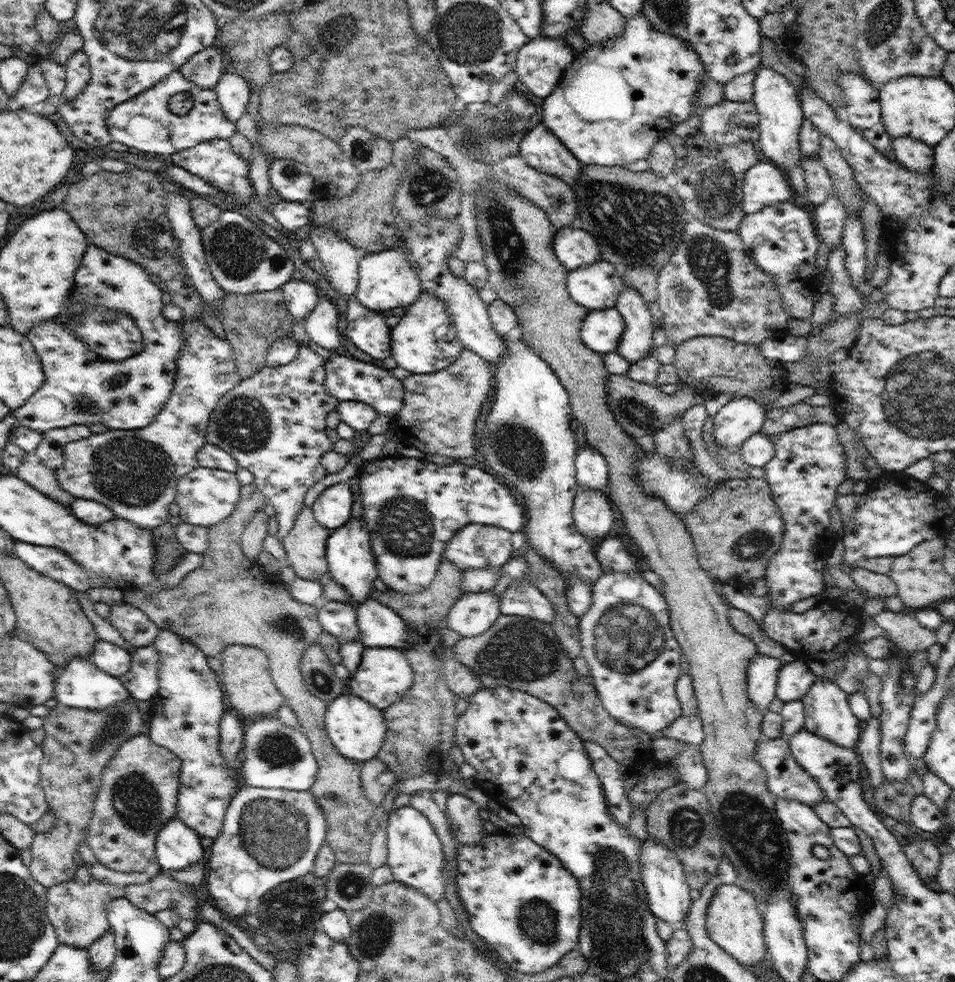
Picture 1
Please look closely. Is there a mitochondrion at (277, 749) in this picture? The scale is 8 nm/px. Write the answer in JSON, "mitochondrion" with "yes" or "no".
{"mitochondrion":"yes"}

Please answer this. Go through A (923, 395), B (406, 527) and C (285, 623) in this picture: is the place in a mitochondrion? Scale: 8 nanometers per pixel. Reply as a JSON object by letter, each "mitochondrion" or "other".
{"A":"mitochondrion","B":"mitochondrion","C":"mitochondrion"}

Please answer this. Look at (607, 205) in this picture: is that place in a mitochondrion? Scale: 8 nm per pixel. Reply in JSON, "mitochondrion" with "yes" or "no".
{"mitochondrion":"yes"}

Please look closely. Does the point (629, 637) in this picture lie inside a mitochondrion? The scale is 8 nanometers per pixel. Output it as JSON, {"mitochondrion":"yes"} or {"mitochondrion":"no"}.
{"mitochondrion":"yes"}

